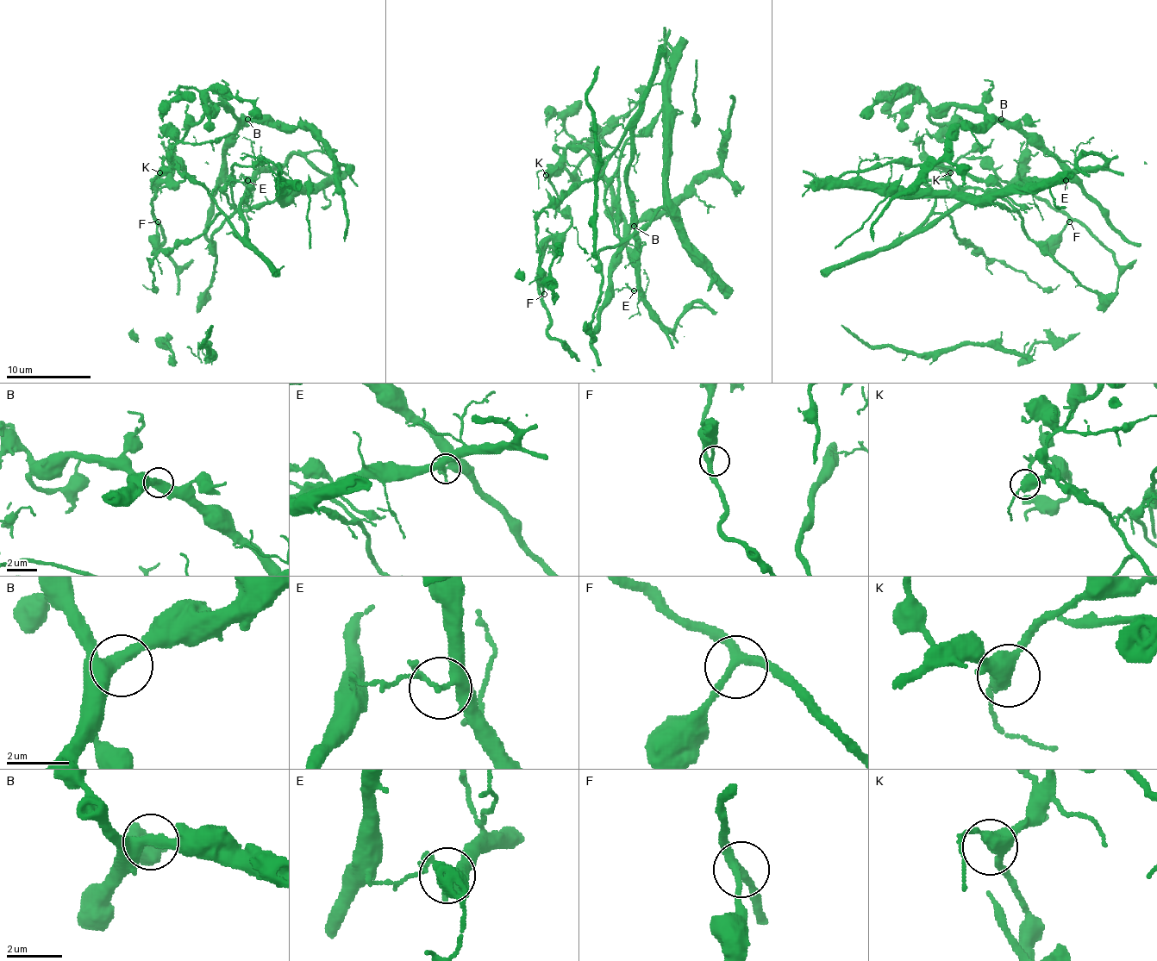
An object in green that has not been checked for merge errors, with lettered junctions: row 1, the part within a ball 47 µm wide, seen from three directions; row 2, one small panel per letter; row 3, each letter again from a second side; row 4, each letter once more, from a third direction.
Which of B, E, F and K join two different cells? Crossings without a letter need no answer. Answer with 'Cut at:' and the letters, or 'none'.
Cut at: E

